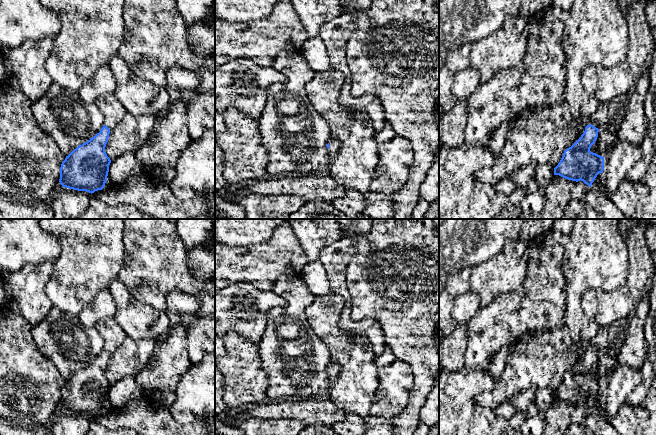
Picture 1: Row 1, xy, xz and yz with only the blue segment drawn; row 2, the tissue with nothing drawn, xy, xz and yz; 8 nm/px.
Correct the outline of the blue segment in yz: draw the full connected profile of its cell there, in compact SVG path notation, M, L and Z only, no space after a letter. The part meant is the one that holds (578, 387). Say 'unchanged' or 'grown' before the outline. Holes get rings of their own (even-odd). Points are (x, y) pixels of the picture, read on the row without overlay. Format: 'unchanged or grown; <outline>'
grown; M575 219L565 247L563 274L567 284L565 326L572 341L583 343L587 350L581 361L564 375L560 386L554 392L554 399L576 406L581 404L591 411L597 399L604 394L604 381L590 375L599 356L599 353L591 348L590 340L596 336L600 326L585 316L581 299L589 289L610 292L626 284L629 275L628 248L619 234L618 219Z

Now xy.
grown; M114 317L96 323L104 340L100 356L74 373L60 391L59 406L62 411L94 417L107 406L110 382L105 376L110 354L123 342L126 334Z

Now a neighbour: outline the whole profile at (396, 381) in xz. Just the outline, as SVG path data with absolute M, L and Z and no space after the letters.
M403 361L378 368L376 399L365 418L364 435L394 435L393 418L404 411L414 386L412 368Z

